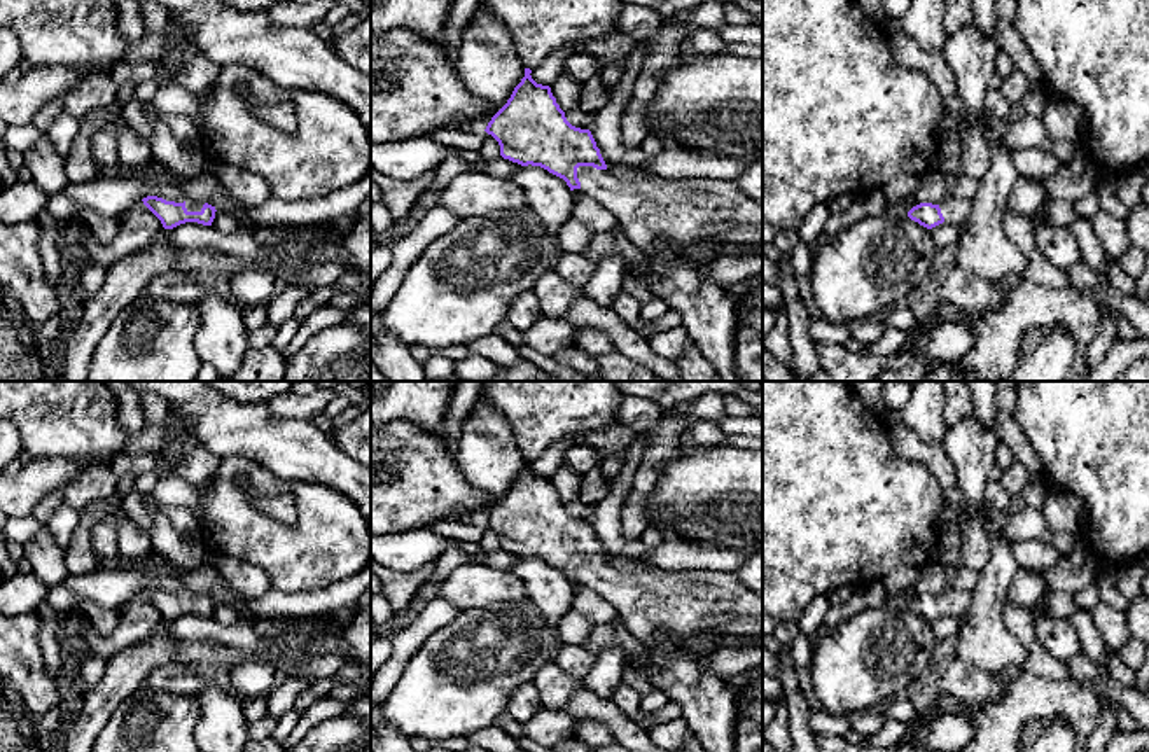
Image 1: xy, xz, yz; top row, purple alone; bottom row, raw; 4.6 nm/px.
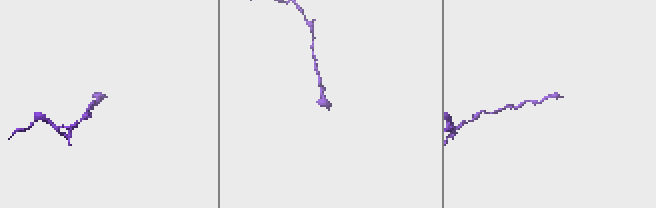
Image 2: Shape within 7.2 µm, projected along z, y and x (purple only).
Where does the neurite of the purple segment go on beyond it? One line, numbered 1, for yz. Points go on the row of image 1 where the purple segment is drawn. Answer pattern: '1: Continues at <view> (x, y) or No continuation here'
1: Continues at yz (955, 210)

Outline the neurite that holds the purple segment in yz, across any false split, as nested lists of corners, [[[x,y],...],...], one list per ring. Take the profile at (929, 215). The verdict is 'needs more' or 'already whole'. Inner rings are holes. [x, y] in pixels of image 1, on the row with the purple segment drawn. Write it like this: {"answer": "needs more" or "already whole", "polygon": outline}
{"answer": "needs more", "polygon": [[[955,196],[944,198],[939,205],[920,203],[908,212],[908,217],[920,226],[932,229],[943,222],[964,226],[971,215],[972,201]]]}

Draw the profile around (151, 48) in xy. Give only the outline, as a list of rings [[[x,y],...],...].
[[[170,17],[168,26],[163,31],[145,31],[143,37],[126,45],[121,59],[124,61],[149,61],[159,65],[164,51],[170,45],[191,44],[187,24],[175,17]]]

